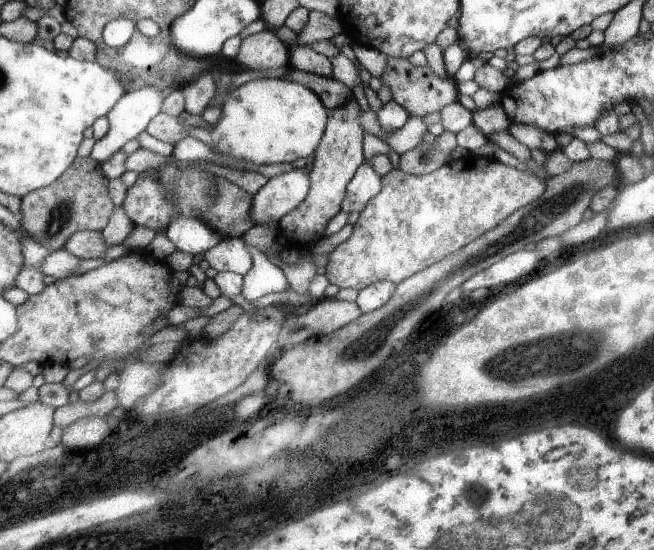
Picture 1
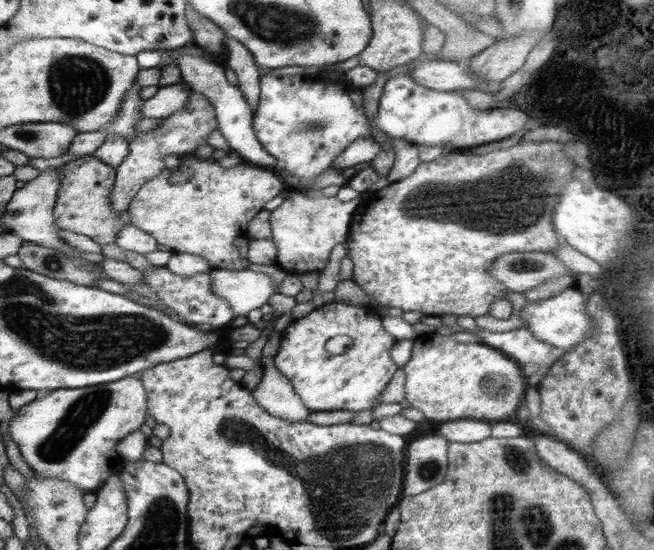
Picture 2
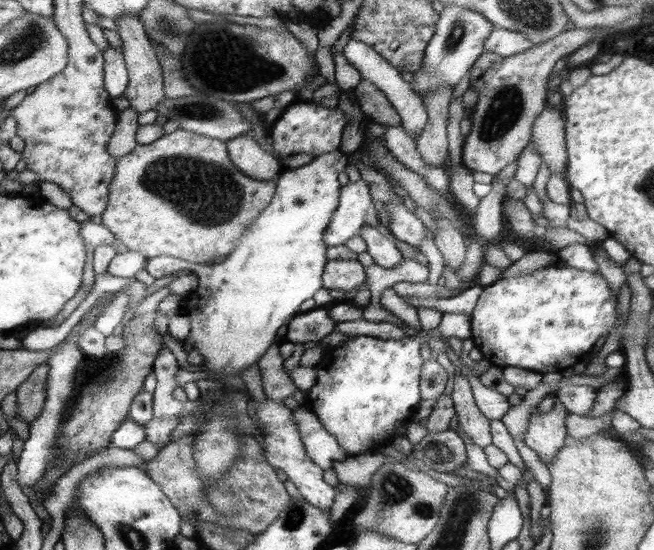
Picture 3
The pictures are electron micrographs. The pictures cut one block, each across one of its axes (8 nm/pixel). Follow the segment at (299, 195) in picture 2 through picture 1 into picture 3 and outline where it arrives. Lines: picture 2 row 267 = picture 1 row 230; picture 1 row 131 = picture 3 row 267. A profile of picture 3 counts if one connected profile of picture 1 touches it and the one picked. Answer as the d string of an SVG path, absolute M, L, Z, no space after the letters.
M328 260L322 274L324 288L335 288L344 292L362 286L365 280L365 267L356 260Z

